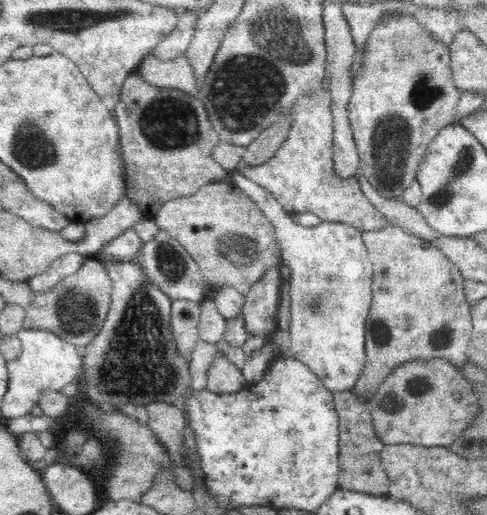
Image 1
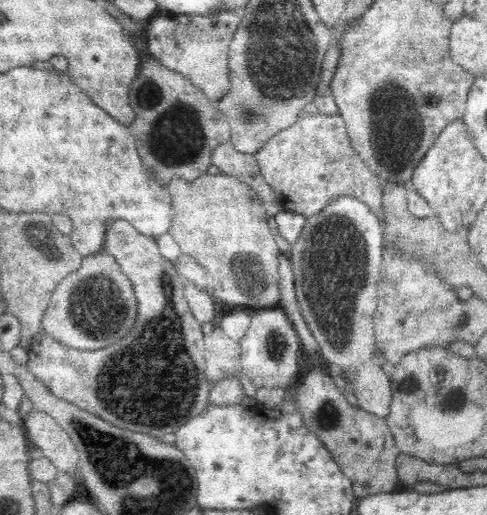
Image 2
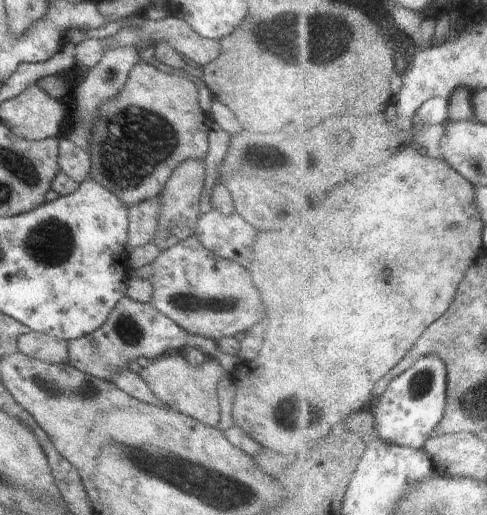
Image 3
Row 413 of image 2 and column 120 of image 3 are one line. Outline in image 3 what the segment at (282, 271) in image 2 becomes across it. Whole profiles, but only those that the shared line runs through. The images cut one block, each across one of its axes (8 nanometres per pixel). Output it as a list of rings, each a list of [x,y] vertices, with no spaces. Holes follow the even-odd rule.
[[[123,297],[100,328],[78,340],[67,342],[68,365],[83,374],[109,381],[114,373],[125,369],[129,361],[138,362],[142,357],[151,361],[163,353],[181,351],[187,347],[198,348],[207,358],[220,358],[224,362],[224,356],[216,341],[199,335],[190,335],[149,303],[140,303]]]

